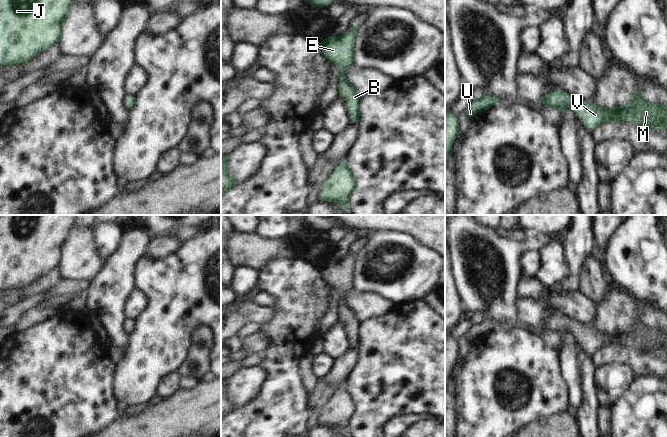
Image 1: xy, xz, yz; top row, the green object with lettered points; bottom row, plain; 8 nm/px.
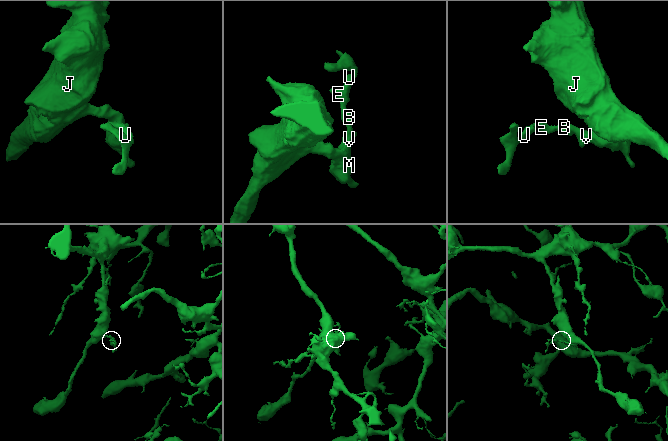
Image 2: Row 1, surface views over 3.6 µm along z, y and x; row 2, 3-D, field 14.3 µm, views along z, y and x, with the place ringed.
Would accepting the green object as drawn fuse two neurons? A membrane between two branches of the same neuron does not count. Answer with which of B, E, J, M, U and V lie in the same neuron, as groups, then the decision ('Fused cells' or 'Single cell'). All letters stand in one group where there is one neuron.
Groups: B E J M U V. Single cell.

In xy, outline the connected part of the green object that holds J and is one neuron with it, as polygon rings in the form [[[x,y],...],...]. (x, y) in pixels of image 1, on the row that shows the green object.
[[[0,0],[0,68],[25,65],[62,39],[64,24],[74,0]]]

